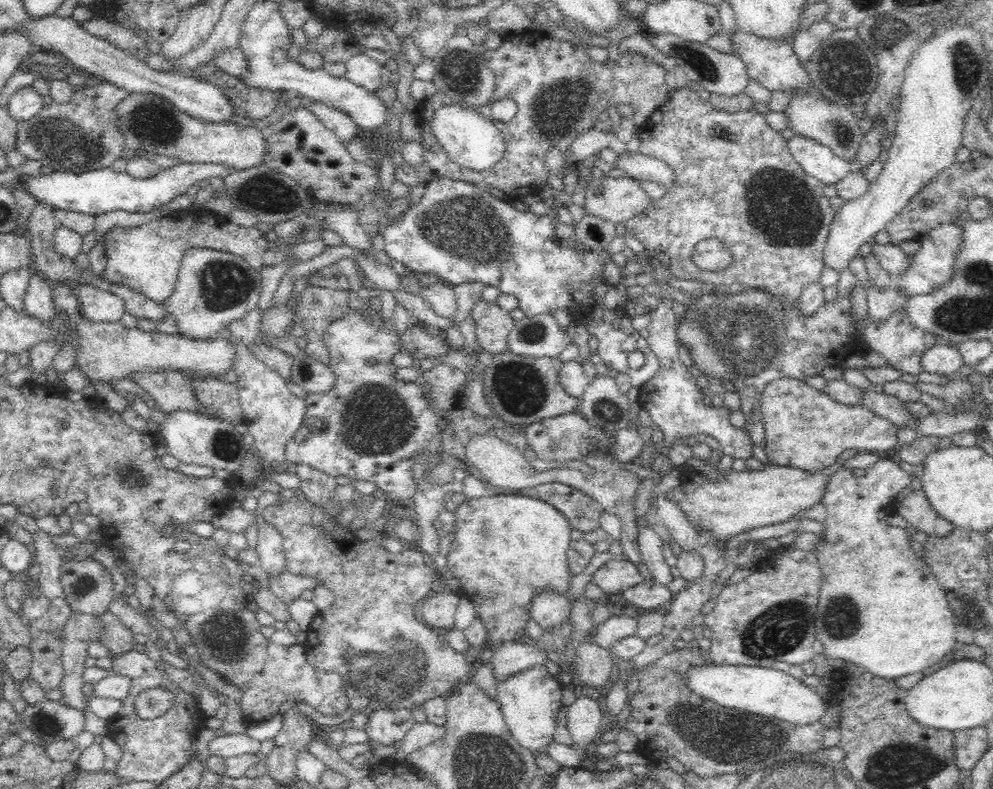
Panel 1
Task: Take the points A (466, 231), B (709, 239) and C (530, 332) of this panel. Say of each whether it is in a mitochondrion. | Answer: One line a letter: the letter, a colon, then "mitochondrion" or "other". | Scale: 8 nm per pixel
A: mitochondrion
B: other
C: mitochondrion

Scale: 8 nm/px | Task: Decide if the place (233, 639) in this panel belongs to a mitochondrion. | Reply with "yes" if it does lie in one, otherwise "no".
yes

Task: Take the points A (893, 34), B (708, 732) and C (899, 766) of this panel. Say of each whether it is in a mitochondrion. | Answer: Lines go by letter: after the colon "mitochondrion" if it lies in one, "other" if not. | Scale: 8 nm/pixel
A: mitochondrion
B: mitochondrion
C: mitochondrion

